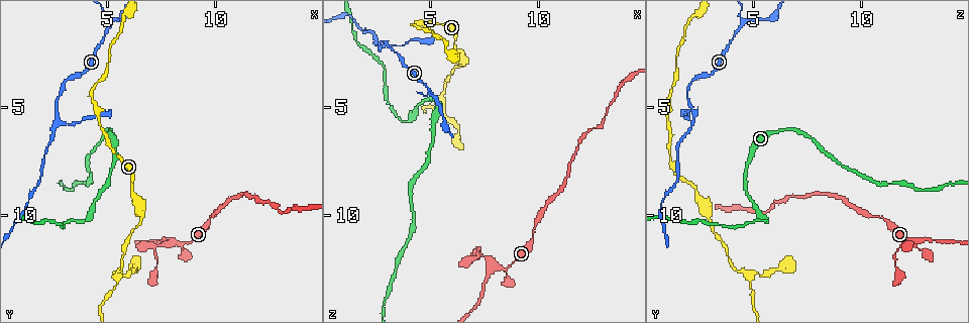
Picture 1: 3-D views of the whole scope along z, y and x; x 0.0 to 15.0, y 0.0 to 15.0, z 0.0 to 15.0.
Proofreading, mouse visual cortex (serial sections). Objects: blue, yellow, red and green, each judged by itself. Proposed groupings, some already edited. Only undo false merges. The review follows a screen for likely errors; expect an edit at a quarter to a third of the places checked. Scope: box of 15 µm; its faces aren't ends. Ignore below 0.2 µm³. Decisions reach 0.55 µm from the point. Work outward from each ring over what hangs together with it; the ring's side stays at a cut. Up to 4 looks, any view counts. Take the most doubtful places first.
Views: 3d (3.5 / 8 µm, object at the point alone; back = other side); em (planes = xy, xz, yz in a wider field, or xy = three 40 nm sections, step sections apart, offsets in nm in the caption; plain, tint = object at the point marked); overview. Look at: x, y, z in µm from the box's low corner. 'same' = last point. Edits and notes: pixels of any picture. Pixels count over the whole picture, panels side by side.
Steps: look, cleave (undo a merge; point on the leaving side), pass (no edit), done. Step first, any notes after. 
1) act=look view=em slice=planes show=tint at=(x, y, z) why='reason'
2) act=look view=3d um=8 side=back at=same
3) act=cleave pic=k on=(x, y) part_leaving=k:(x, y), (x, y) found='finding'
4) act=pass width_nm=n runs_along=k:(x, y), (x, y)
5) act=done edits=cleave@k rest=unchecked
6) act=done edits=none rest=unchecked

act=look view=3d um=3.5 at=(5.2, 1.1, 4.6) why='a fork'

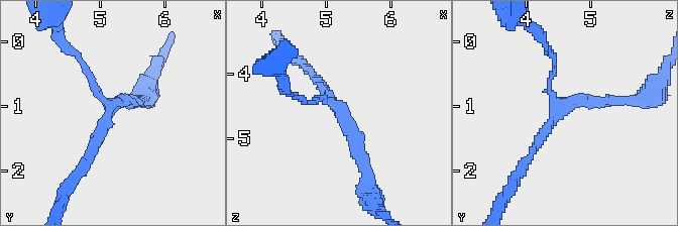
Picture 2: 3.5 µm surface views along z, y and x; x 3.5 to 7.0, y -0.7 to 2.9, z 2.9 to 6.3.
act=look view=em slice=planes show=tint at=(5.15, 1.00, 4.50) arms=3 arm_widths_nm=100,150,200

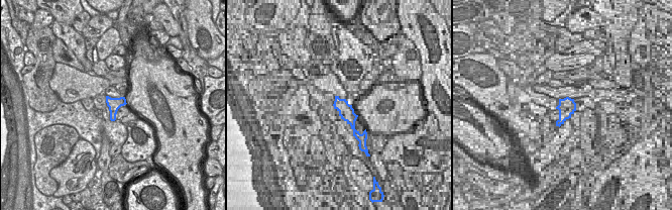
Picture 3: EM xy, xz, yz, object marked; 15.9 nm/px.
act=pass width_nm=200 runs_along=2:(527, 160), (561, 105), (614, 102) found='continuous, no second cell'

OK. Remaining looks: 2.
act=look view=3d um=3.5 at=(3.8, 10.3, 5.7) why='abrupt turn'

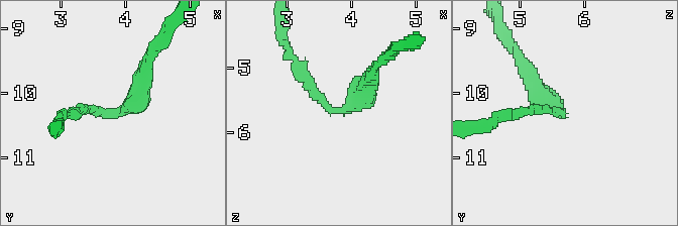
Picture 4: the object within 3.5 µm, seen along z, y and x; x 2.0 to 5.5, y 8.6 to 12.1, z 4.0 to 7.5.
act=look view=em slice=xy step=3 show=tint at=(3.90, 10.30, 5.65) arm_widths_nm=150,250

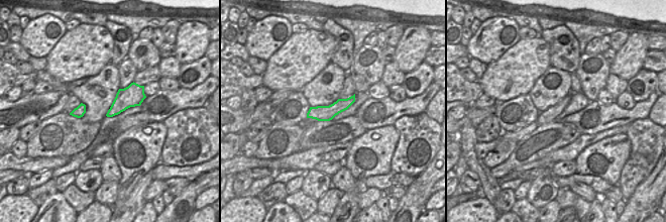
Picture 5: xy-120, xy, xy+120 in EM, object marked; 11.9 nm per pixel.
act=pass runs_along=4:(144, 69), (126, 109), (74, 112) found='continuous, no second cell'

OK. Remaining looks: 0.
act=done edits=none rest=unchecked

